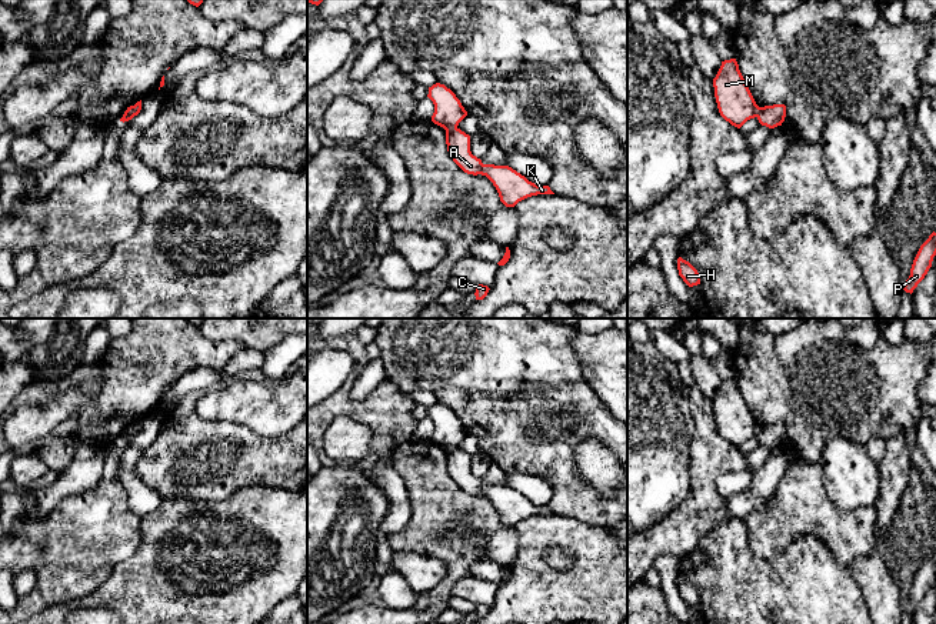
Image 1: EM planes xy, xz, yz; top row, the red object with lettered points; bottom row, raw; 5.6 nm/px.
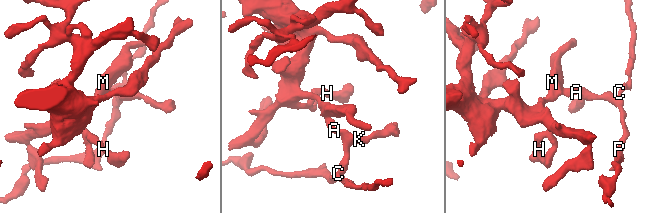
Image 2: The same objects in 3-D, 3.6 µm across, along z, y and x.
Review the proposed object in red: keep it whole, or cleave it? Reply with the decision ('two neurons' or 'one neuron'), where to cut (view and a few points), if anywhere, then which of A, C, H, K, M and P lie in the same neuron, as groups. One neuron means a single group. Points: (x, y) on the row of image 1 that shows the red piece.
two neurons | xz (456, 126), (446, 132) | A C K P / H M

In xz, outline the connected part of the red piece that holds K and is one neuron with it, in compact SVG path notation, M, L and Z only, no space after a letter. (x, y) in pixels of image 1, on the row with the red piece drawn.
M454 127L446 131L449 156L467 174L486 176L496 187L500 201L514 207L519 201L537 196L554 194L549 186L537 186L509 166L483 164L470 151L470 136Z

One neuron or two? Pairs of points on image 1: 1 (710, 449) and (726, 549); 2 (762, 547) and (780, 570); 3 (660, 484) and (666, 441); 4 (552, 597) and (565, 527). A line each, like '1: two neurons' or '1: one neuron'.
1: two neurons
2: two neurons
3: one neuron
4: one neuron

